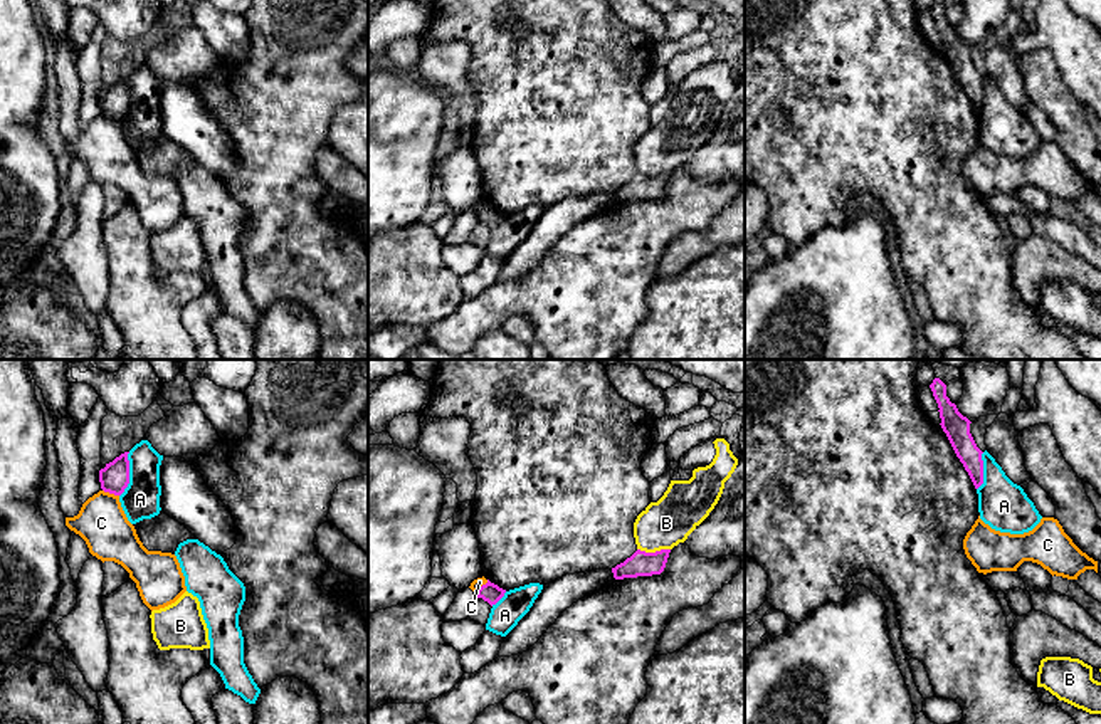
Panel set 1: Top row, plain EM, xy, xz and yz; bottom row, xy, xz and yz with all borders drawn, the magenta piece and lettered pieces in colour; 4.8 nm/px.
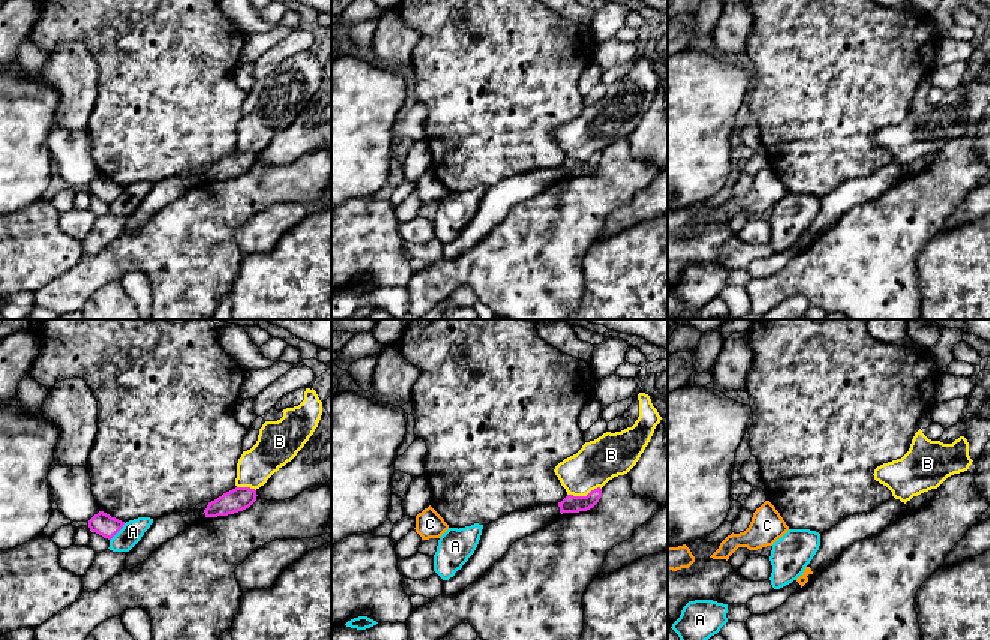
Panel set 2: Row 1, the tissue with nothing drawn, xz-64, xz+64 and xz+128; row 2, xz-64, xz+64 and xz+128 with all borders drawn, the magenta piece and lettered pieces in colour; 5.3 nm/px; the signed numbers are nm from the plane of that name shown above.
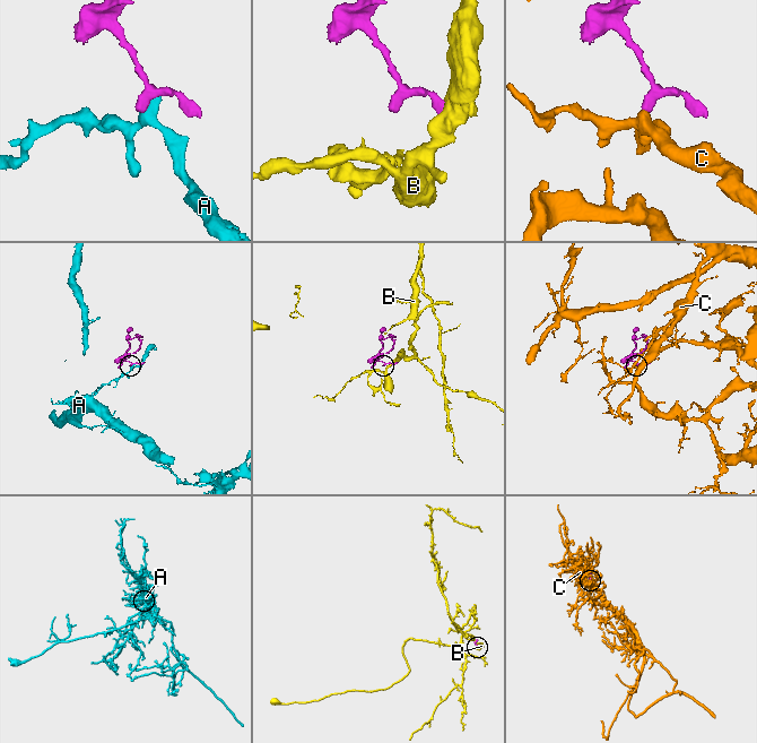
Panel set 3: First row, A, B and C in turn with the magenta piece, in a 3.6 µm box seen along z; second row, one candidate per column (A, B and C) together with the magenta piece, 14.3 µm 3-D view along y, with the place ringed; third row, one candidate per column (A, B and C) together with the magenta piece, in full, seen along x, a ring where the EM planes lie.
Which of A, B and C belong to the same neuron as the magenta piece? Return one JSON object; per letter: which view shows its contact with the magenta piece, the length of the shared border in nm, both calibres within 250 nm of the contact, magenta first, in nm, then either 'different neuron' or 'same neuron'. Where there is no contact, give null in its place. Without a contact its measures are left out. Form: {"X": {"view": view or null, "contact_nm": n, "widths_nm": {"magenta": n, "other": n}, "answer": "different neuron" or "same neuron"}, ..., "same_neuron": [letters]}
{"A": {"view": "xy", "contact_nm": 220, "widths_nm": {"magenta": 140, "other": 180}, "answer": "different neuron"}, "B": {"view": "xz", "contact_nm": 160, "widths_nm": {"magenta": 120, "other": 220}, "answer": "different neuron"}, "C": {"view": "xy", "contact_nm": 90, "widths_nm": {"magenta": 140, "other": 240}, "answer": "different neuron"}, "same_neuron": []}

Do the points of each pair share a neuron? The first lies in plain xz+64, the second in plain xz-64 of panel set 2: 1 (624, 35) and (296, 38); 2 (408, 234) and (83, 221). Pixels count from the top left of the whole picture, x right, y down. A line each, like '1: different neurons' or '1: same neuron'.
1: different neurons
2: same neuron

